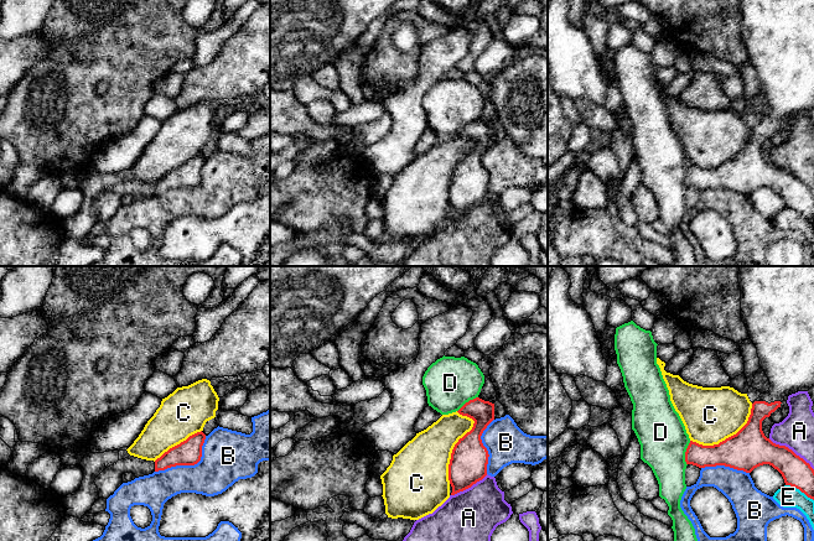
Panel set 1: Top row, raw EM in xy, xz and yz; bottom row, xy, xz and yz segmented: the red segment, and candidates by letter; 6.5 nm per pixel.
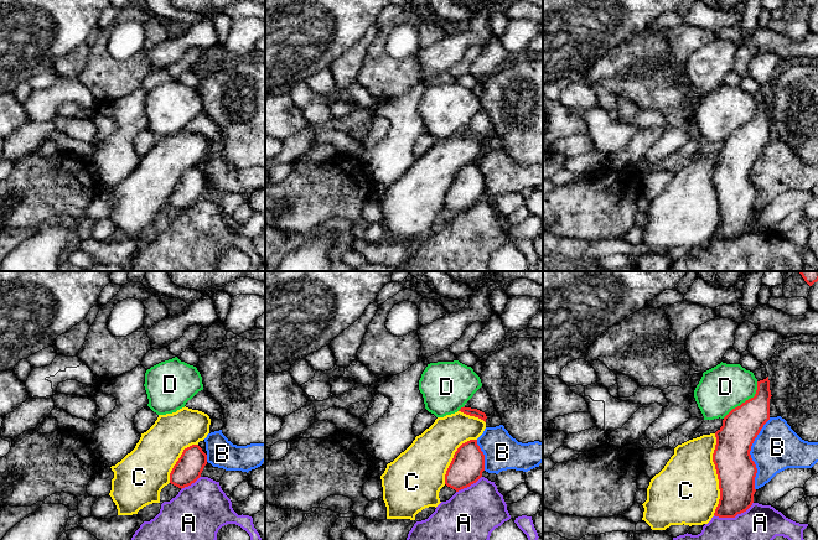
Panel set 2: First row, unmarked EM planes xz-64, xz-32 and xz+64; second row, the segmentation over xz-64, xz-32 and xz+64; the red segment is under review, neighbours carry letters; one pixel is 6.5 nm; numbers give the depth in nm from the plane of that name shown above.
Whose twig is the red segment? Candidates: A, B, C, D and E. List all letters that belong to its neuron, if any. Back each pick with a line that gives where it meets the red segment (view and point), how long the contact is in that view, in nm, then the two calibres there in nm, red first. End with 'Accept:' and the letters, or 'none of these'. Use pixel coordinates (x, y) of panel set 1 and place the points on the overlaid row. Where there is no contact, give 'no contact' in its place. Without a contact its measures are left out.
Accept: none of these

